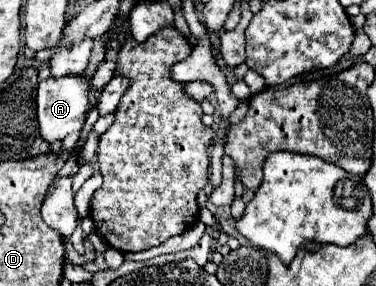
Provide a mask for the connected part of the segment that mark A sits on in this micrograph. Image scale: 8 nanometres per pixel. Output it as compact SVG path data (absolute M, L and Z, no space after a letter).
M64 75L64 77L48 77L38 85L38 121L44 141L54 143L62 141L70 131L80 131L86 121L86 113L90 107L90 83L92 75Z

